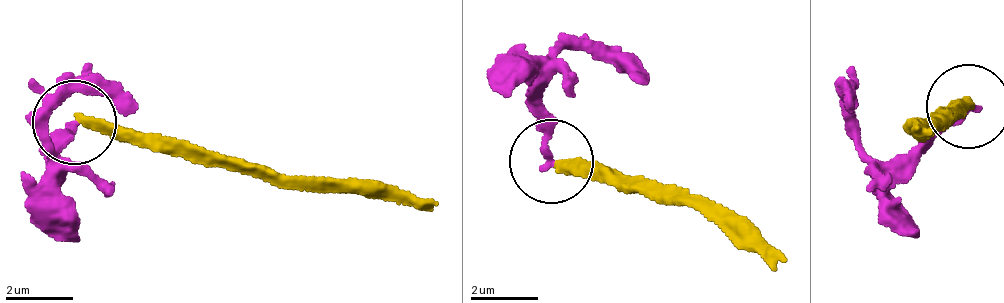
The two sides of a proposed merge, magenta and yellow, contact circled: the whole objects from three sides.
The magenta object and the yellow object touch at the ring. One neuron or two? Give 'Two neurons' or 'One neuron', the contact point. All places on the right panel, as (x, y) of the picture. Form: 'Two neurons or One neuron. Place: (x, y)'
Two neurons. Place: (968, 106)

